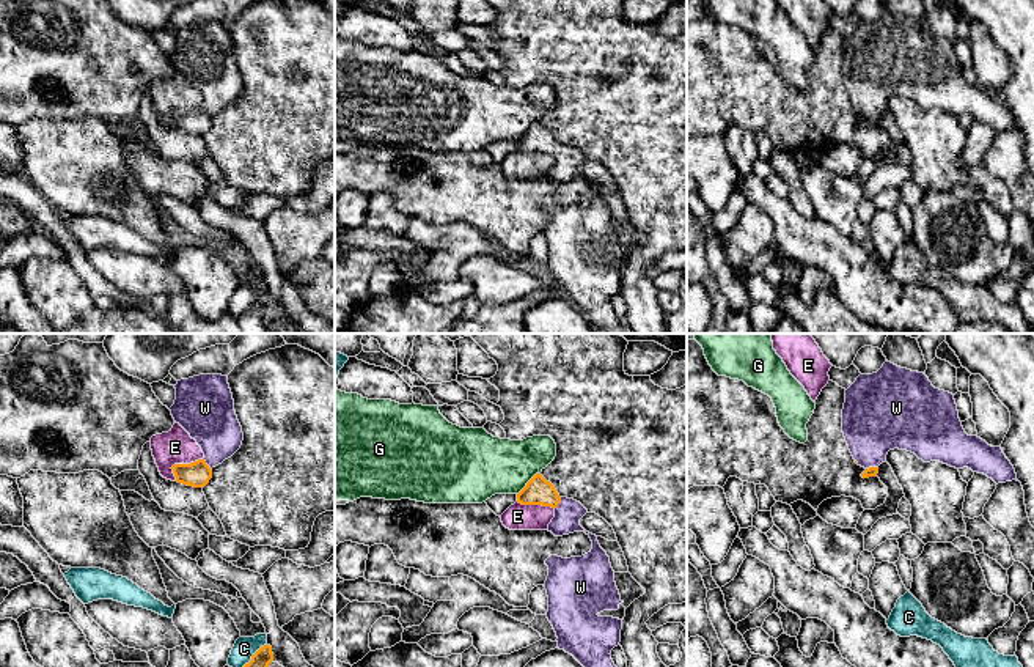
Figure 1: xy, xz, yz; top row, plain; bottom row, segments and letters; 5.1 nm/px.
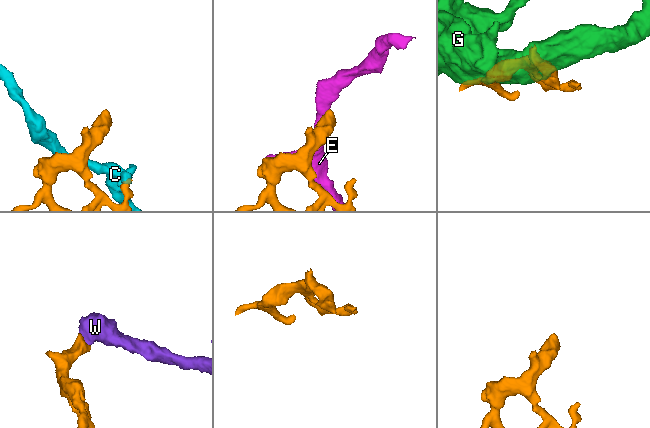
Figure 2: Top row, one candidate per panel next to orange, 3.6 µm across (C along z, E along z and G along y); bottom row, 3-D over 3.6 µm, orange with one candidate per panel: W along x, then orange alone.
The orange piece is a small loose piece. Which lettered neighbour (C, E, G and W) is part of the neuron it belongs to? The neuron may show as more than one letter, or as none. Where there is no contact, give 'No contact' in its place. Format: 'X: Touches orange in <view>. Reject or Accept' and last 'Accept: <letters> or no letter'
C: Touches orange in xy. Reject
E: Touches orange in xy. Reject
G: Touches orange in xz. Reject
W: Touches orange in xz. Accept
Accept: W

